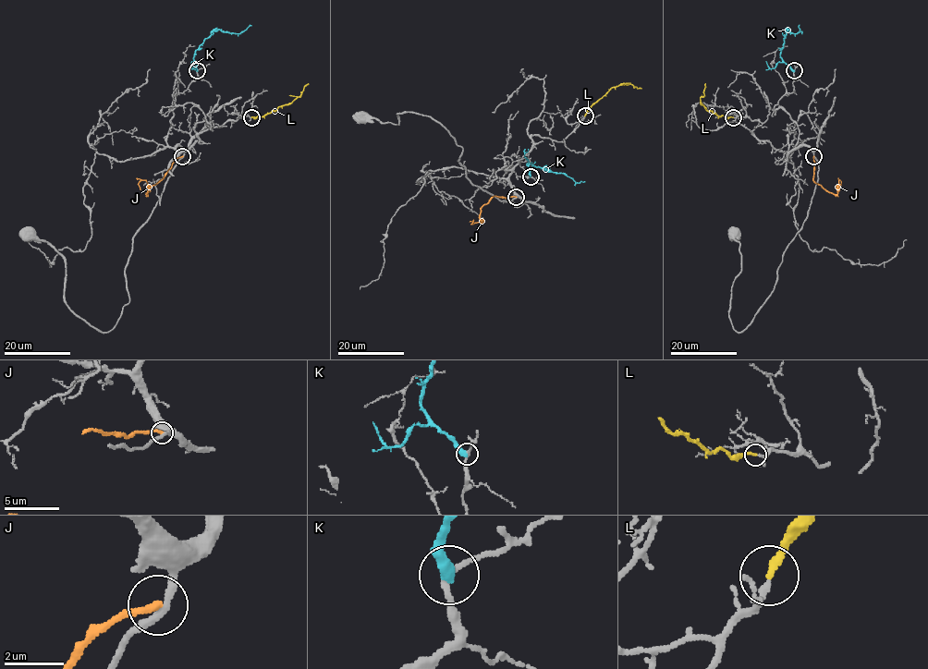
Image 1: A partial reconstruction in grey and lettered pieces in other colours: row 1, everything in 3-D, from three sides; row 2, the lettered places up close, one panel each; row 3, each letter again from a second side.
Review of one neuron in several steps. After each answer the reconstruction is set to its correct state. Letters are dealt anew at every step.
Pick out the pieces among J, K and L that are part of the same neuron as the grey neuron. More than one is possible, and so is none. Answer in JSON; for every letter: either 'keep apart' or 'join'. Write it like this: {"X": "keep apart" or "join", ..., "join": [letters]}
{"J": "keep apart", "K": "keep apart", "L": "join", "join": ["L"]}

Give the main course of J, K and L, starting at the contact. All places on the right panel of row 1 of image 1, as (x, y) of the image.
J: (813, 156), (812, 179), (834, 194), (837, 193), (839, 180), (841, 185), (836, 189)
K: (794, 71), (780, 56), (780, 52), (787, 31), (797, 33), (799, 25)
L: (732, 117), (719, 116), (701, 103), (705, 83)

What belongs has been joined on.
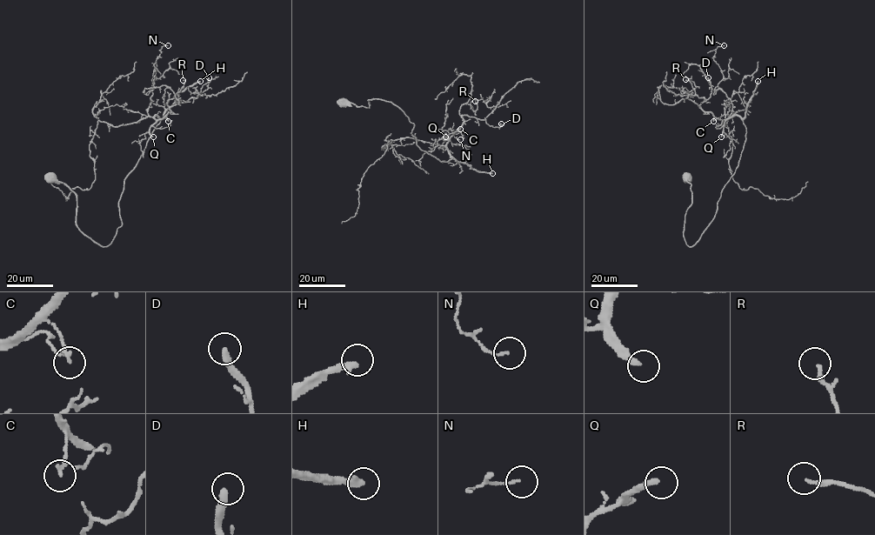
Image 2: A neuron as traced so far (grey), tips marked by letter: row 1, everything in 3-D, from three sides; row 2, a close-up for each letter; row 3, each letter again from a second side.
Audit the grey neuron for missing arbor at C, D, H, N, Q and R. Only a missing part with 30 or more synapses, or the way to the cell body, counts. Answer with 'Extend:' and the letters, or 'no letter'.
Extend: H, Q

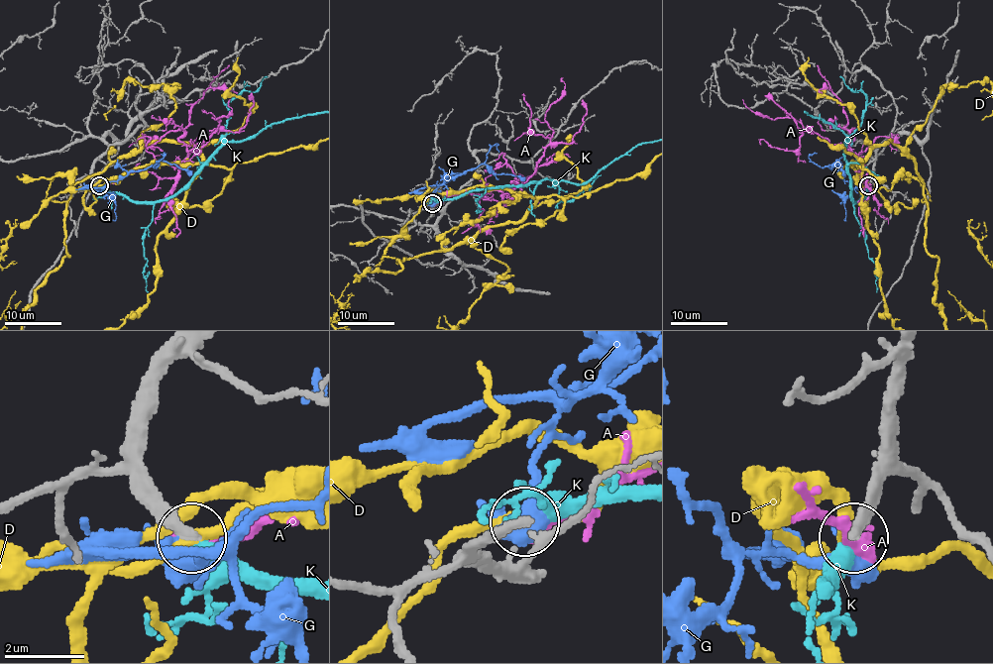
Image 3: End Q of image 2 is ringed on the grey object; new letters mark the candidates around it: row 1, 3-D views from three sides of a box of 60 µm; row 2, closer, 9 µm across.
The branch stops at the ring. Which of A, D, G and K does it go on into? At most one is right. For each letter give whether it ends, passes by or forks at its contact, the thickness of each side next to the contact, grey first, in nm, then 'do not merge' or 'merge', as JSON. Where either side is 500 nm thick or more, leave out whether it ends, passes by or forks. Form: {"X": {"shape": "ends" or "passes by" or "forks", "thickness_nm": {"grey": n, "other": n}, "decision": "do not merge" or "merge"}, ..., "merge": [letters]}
{"A": {"shape": "ends", "thickness_nm": {"grey": 360, "other": 400}, "decision": "do not merge"}, "D": {"shape": "passes by", "thickness_nm": {"grey": 320, "other": 260}, "decision": "do not merge"}, "G": {"thickness_nm": {"grey": 360, "other": 550}, "decision": "do not merge"}, "K": {"shape": "ends", "thickness_nm": {"grey": 320, "other": 400}, "decision": "merge"}, "merge": ["K"]}

